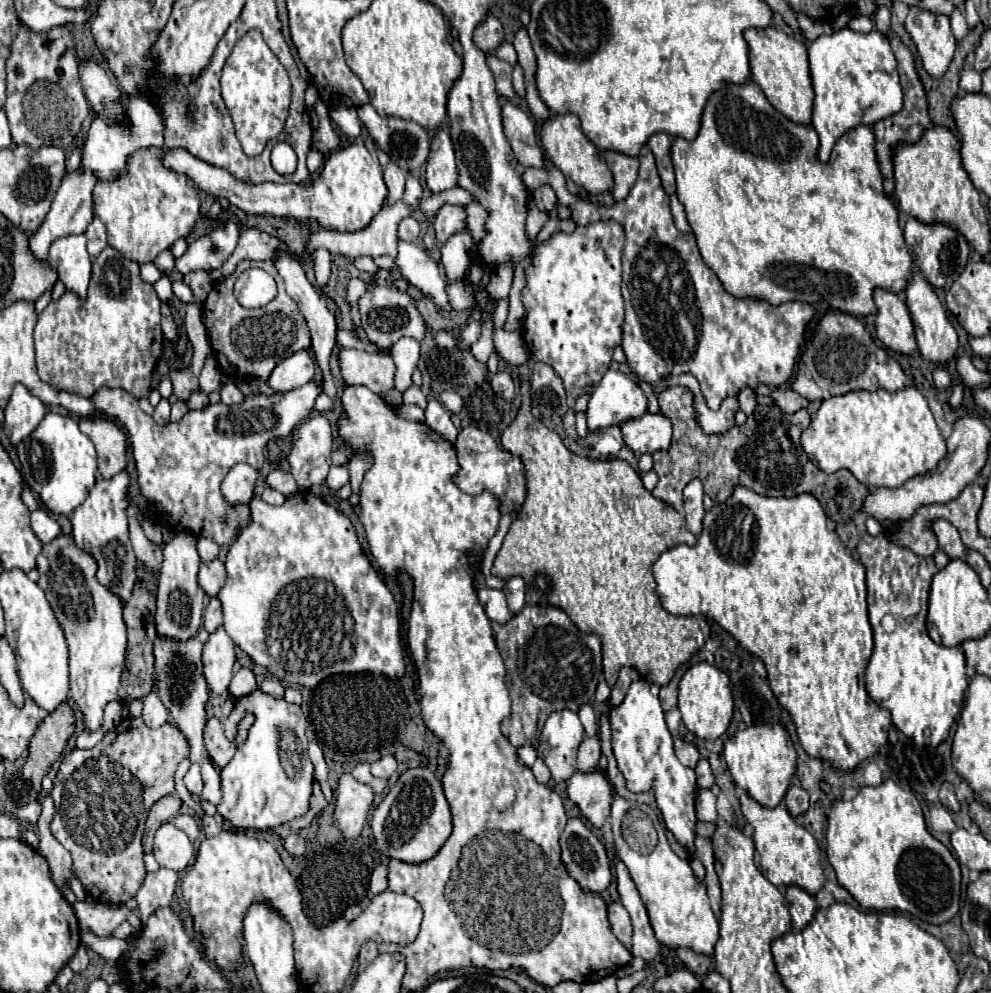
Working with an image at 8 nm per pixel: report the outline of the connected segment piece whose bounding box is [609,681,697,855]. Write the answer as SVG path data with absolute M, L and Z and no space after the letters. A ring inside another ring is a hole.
M635 681L625 701L611 709L609 715L611 731L613 731L613 755L621 773L627 779L627 787L633 793L653 789L657 807L667 817L667 829L675 835L675 839L693 855L695 841L695 771L681 765L673 753L673 737L665 725L661 703L649 691L647 681Z

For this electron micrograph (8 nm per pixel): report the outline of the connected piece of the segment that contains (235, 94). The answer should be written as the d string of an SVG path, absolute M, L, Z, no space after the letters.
M249 31L235 43L221 73L221 95L245 155L261 153L267 141L277 137L283 129L291 101L291 83L285 67L265 45L261 33Z

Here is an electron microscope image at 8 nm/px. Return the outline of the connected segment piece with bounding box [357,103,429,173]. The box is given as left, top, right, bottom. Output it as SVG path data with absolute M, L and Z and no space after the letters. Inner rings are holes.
M365 103L357 109L359 113L359 119L361 123L367 127L369 135L375 139L375 143L385 151L389 153L389 157L393 157L393 161L397 161L397 165L401 165L401 169L405 169L407 173L417 173L421 171L423 163L427 161L427 155L429 155L429 135L427 131L413 123L413 121L405 121L405 119L399 119L399 117L379 117L375 107L371 103Z

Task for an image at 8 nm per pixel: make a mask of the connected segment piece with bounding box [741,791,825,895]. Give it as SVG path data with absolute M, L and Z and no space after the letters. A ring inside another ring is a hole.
M743 791L741 795L741 809L743 809L745 819L755 829L753 841L755 841L757 869L781 891L789 885L801 885L801 889L815 895L821 889L825 877L821 869L821 851L815 839L811 837L811 833L803 825L797 825L783 805L777 805L773 809L763 807L747 791Z

